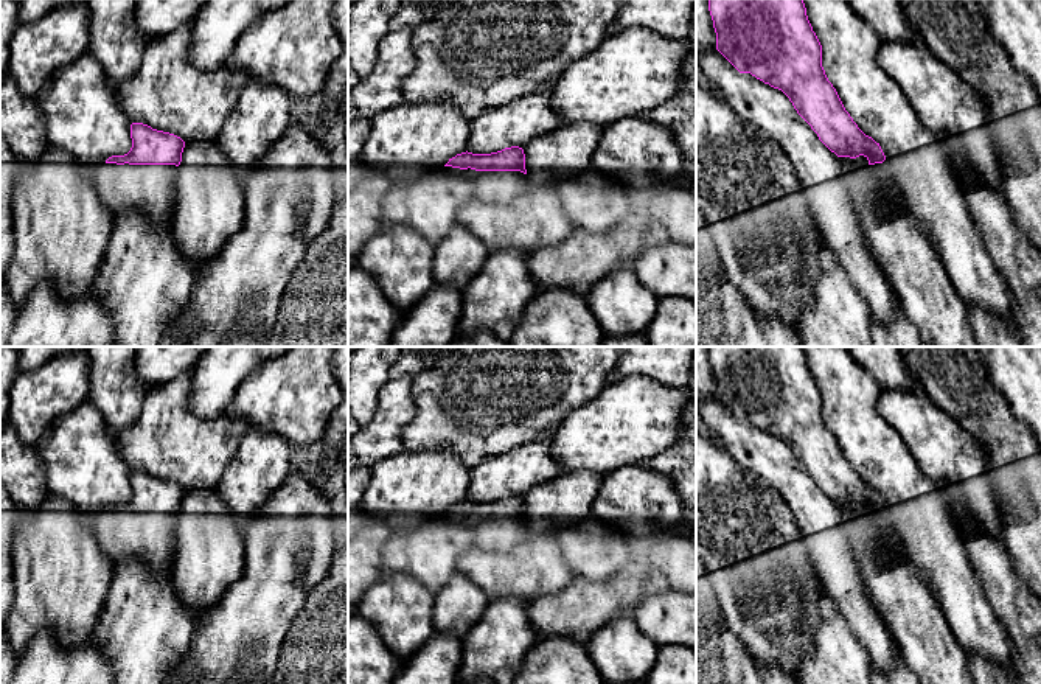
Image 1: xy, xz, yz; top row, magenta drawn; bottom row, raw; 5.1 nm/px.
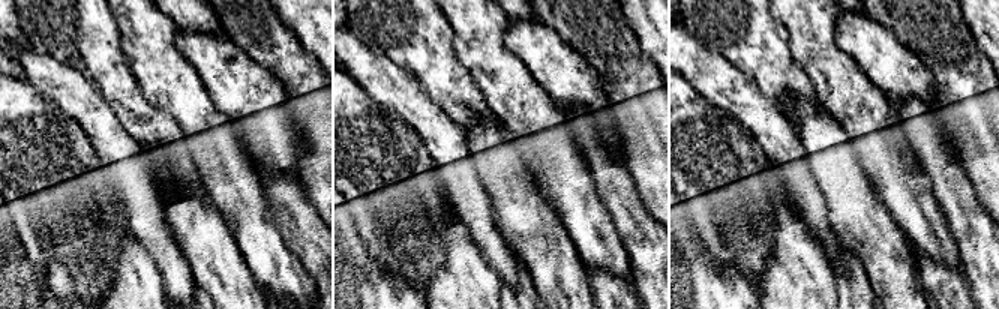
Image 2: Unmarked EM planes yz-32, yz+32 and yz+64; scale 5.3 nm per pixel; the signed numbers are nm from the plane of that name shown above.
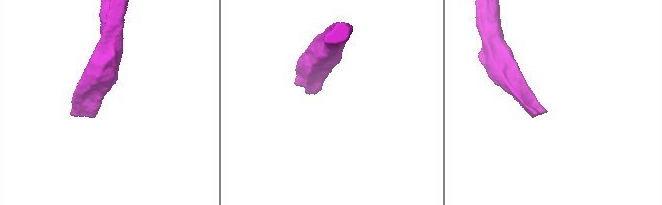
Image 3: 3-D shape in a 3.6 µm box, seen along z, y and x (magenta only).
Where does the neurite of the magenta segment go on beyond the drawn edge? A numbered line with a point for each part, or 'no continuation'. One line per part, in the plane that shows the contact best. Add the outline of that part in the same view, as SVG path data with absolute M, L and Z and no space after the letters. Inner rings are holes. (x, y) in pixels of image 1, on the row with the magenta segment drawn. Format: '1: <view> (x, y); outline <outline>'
1: xz (493, 187); outline M443 166L443 173L460 180L469 180L475 197L491 205L508 205L528 188L527 174L520 171L475 171Z

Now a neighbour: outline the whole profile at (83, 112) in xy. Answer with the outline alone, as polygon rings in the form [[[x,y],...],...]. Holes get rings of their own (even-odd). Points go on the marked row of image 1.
[[[89,51],[57,70],[34,98],[47,121],[48,145],[70,154],[89,174],[95,176],[96,165],[109,157],[131,151],[131,123],[121,109],[118,89],[109,84],[104,67]]]

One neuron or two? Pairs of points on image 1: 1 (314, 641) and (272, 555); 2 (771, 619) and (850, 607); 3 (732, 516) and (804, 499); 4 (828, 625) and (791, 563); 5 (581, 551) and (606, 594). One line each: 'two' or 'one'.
1: two
2: two
3: two
4: two
5: two

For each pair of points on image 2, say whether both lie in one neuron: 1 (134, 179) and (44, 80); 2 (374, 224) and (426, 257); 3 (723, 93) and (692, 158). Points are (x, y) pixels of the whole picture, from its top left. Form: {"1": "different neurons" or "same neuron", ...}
{"1": "same neuron", "2": "same neuron", "3": "different neurons"}

